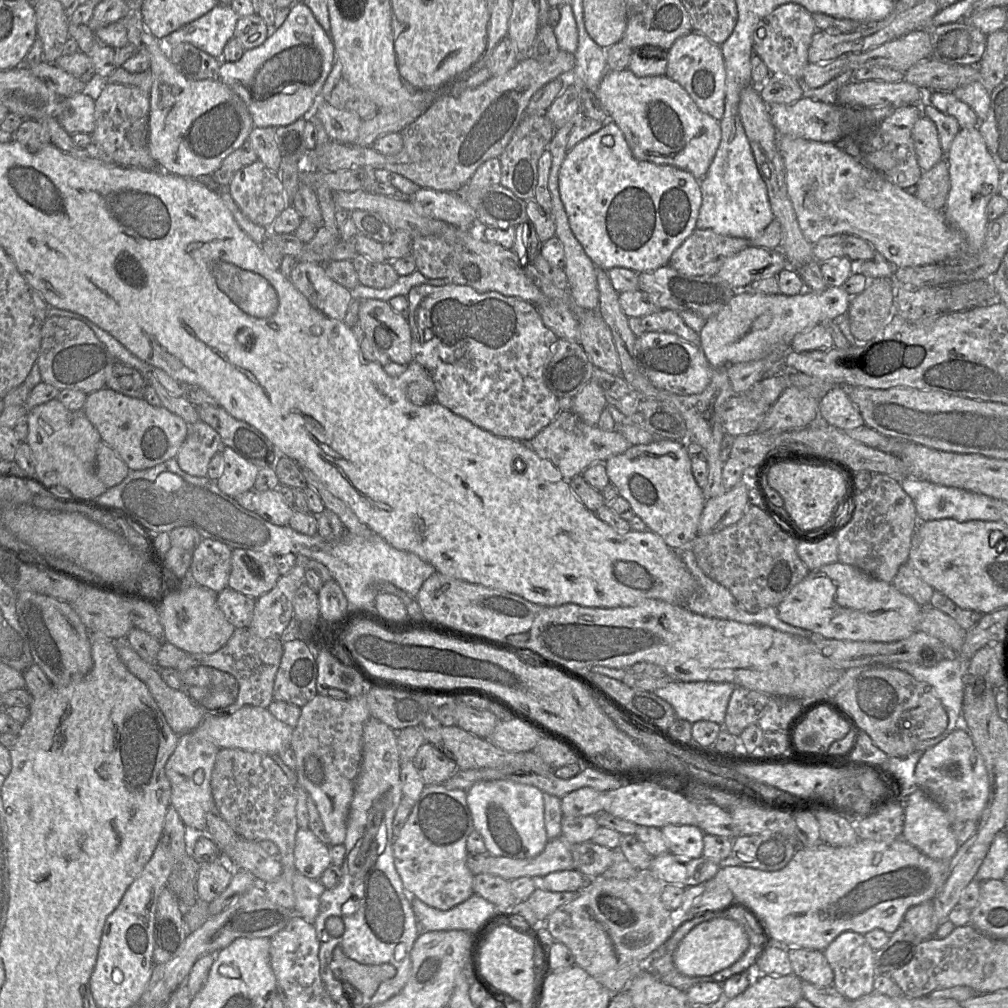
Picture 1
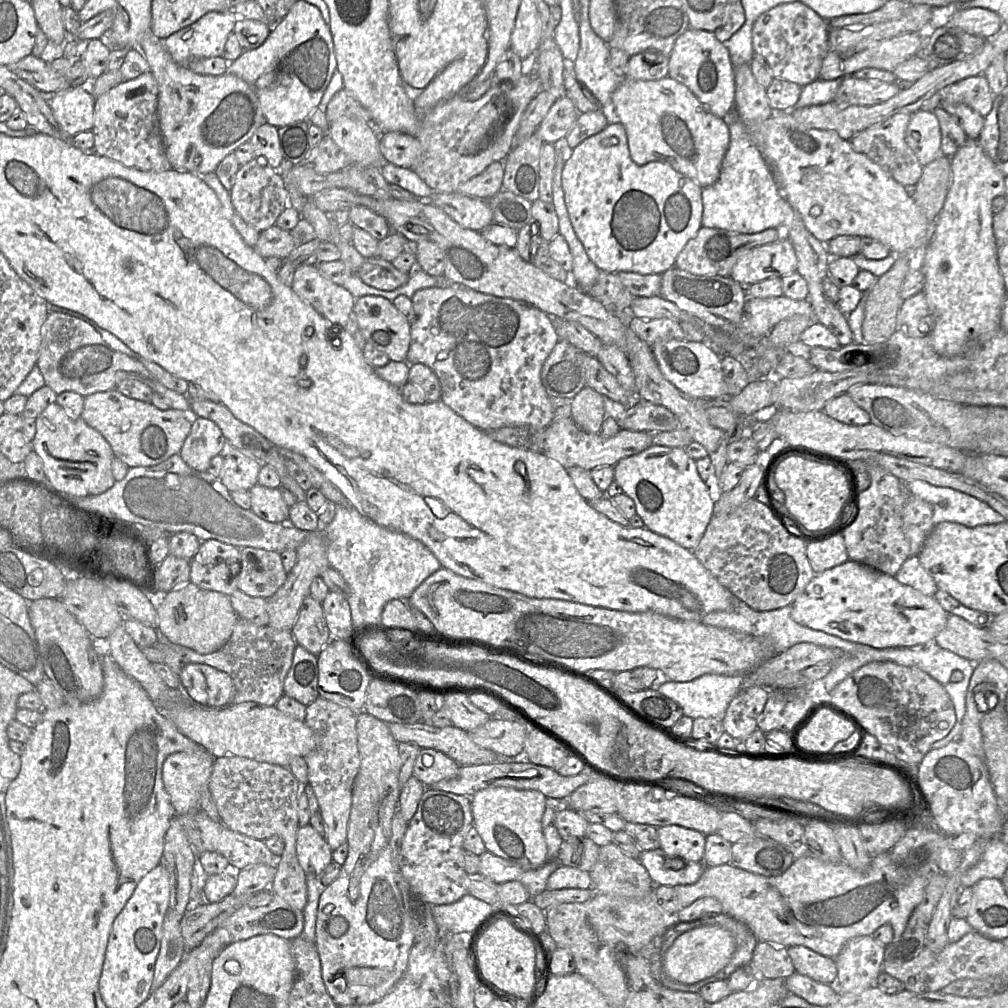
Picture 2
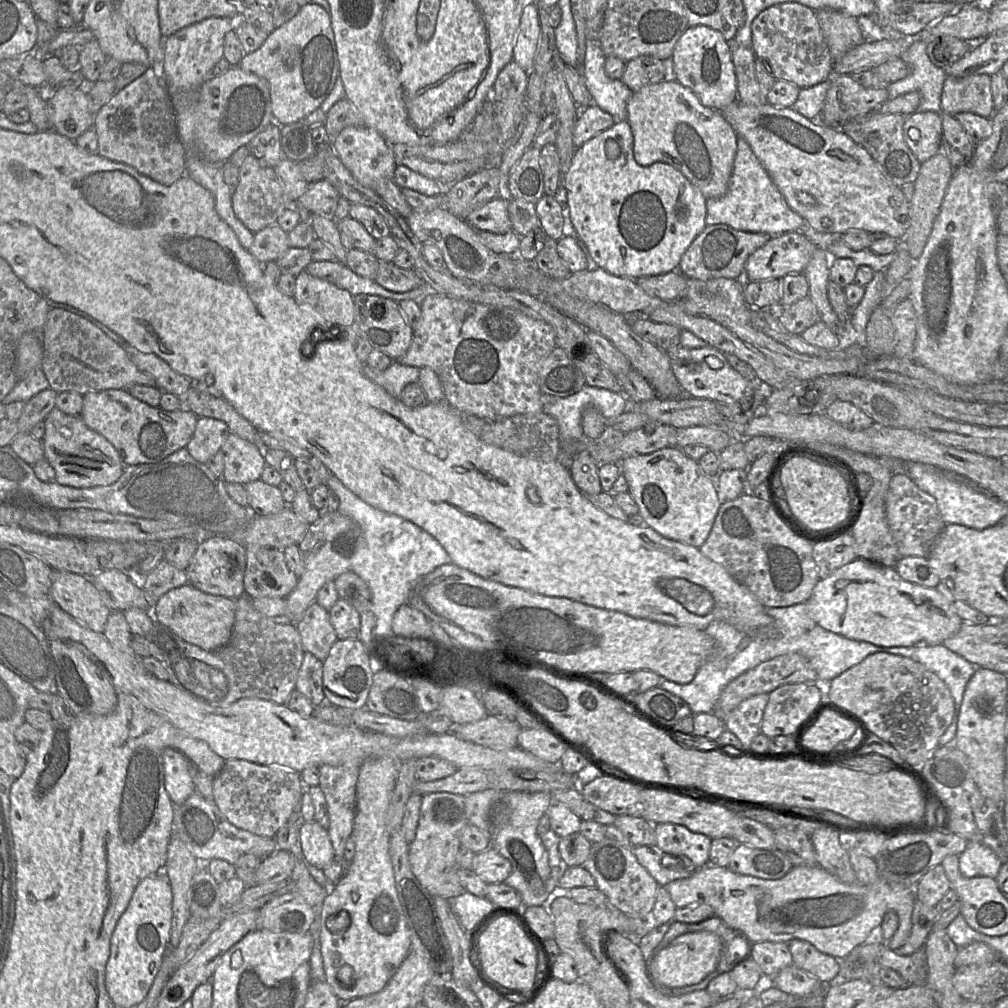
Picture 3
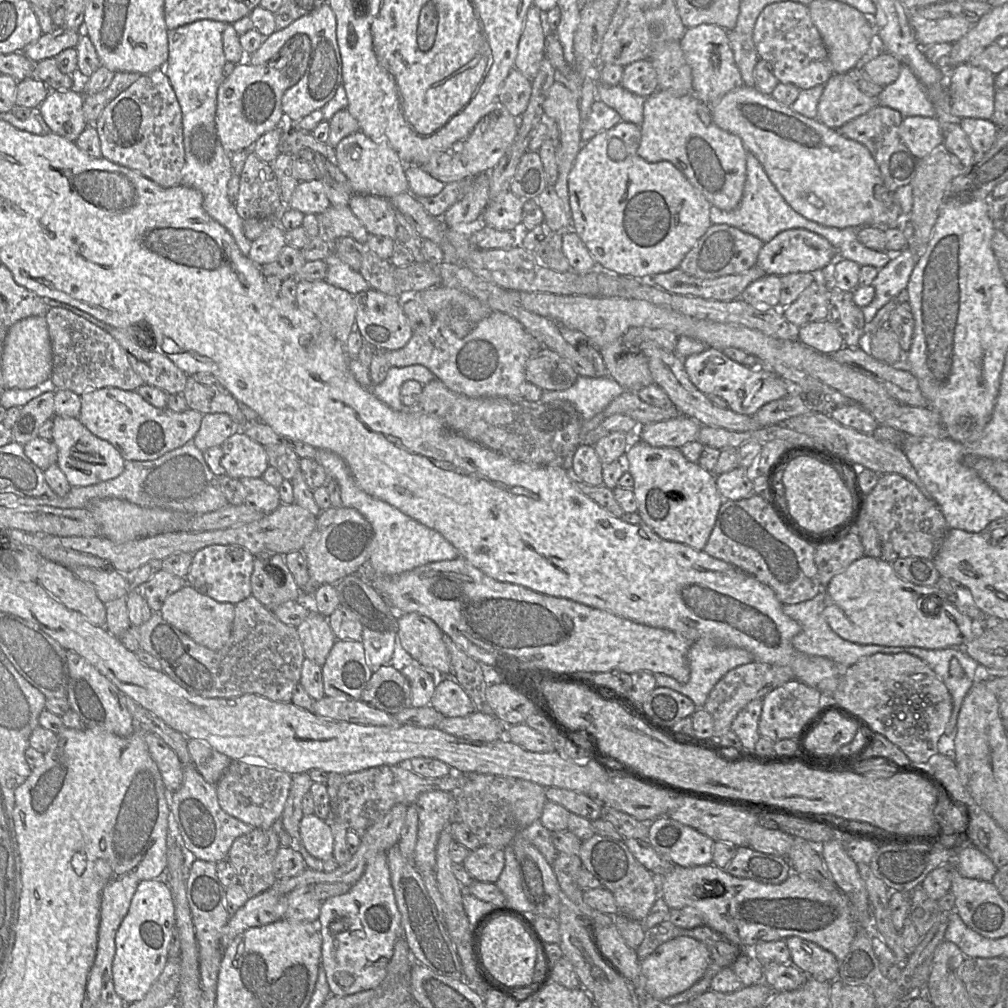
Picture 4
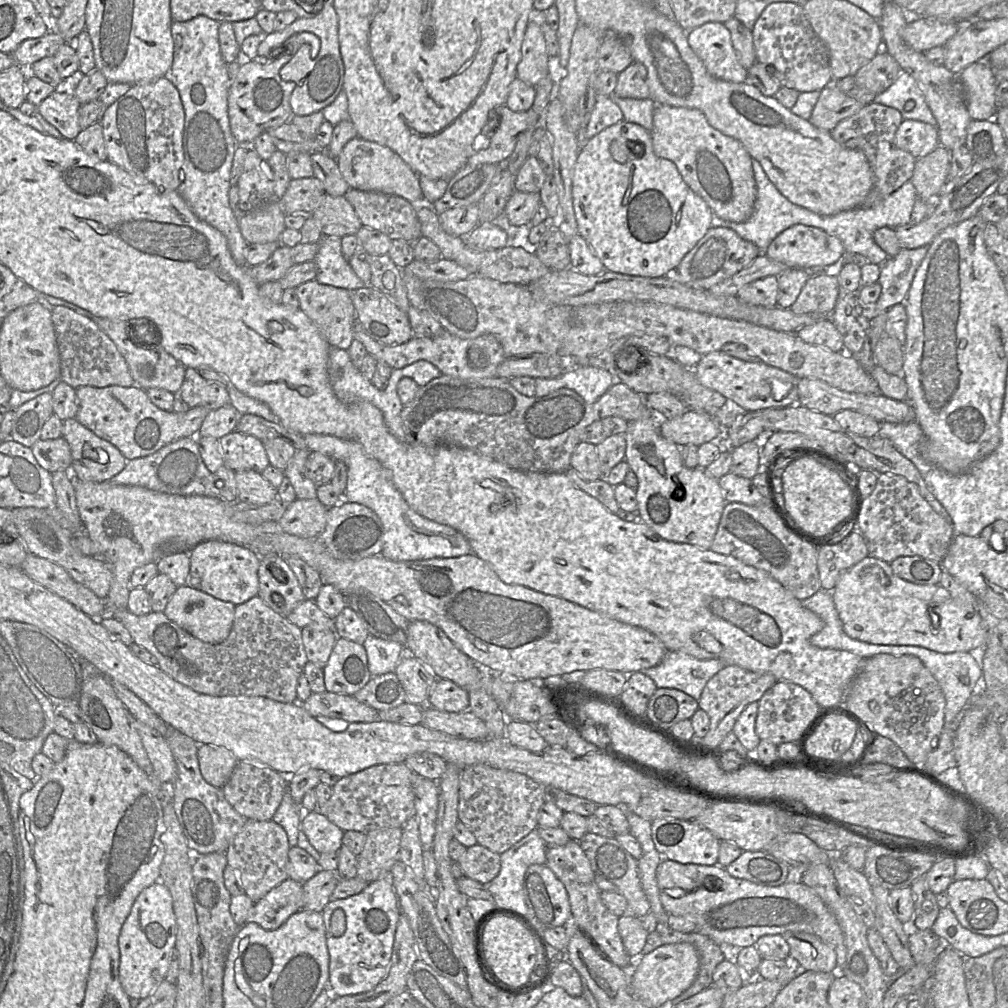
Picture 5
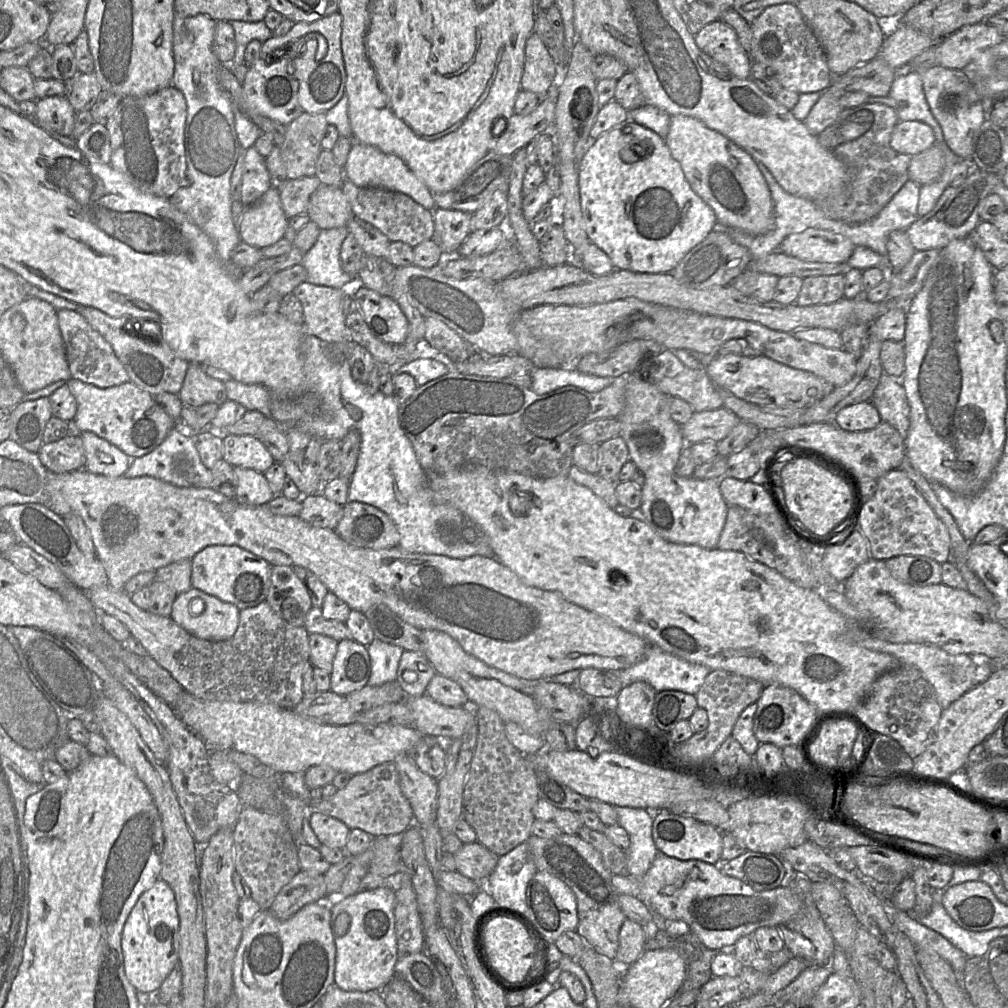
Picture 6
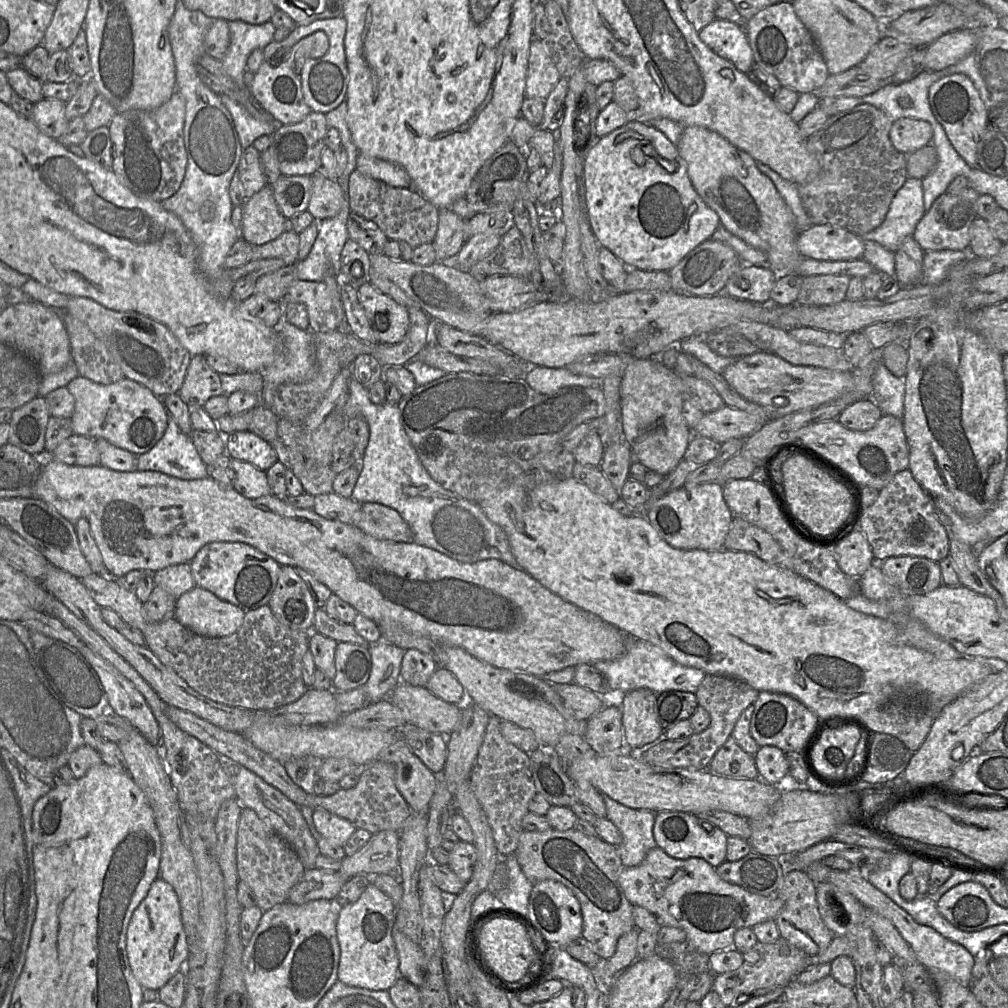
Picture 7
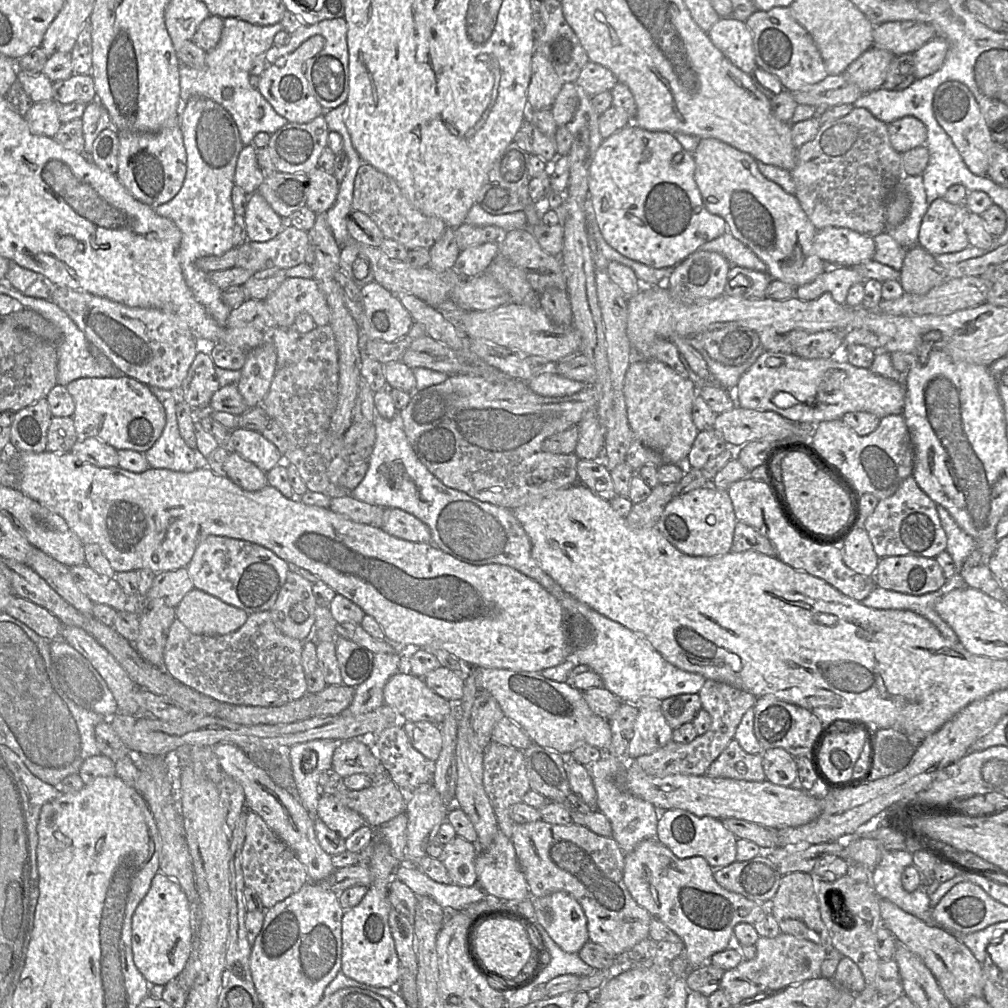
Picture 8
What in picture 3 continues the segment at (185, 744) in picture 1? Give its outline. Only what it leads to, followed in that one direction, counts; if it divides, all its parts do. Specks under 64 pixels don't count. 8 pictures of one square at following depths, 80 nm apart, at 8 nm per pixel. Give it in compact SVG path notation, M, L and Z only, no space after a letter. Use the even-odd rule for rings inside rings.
M173 748L162 751L165 789L173 805L184 803L195 792L190 760Z

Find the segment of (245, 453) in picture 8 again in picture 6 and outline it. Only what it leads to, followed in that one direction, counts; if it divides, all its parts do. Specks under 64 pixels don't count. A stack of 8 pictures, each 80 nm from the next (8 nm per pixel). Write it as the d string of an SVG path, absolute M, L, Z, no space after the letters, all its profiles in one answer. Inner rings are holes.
M250 435L222 436L222 459L232 467L253 469L264 473L275 462L263 443Z

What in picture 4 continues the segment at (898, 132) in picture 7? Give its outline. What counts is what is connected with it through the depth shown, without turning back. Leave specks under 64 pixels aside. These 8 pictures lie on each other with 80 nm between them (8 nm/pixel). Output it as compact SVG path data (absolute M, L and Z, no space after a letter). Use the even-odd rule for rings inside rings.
M906 117L898 132L901 141L918 160L930 155L943 144L943 125L936 117Z

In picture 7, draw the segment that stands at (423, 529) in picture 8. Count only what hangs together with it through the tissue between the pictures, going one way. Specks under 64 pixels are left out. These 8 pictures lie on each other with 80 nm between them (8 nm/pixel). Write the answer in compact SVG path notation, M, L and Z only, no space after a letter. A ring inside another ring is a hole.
M362 503L353 525L376 539L413 542L408 523L396 510L379 503Z

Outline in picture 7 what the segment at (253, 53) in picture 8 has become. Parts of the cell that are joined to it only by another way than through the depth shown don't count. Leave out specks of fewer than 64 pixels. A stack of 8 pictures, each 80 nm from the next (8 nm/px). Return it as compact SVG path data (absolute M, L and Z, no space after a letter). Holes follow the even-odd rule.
M241 20L228 21L228 26L230 44L221 64L238 87L248 89L243 81L248 56L255 49L263 50L274 40L276 27L270 21L255 25ZM219 95L222 103L230 112L241 147L246 149L253 145L253 142L262 135L272 136L281 126L278 122L264 122L253 118L242 106L225 95Z

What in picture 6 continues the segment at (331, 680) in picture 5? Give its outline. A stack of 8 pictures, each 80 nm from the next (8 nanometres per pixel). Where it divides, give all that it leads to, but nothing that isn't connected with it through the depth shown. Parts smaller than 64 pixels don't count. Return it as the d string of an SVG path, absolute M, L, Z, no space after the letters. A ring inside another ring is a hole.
M353 640L339 641L330 673L330 690L347 696L361 689L368 682L370 669L367 646Z

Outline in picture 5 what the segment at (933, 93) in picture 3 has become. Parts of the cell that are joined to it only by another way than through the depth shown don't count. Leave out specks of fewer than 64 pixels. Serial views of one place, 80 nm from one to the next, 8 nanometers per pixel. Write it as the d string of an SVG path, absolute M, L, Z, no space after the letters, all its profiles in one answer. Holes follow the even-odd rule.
M902 70L896 81L877 94L872 102L897 109L903 120L919 120L937 127L922 91L913 76L906 71Z

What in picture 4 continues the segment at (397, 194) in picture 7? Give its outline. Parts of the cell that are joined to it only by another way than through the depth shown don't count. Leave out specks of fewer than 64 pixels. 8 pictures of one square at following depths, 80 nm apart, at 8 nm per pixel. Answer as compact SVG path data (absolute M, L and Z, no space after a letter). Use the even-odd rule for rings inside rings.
M352 194L349 207L368 233L396 241L395 208L390 199L373 195Z

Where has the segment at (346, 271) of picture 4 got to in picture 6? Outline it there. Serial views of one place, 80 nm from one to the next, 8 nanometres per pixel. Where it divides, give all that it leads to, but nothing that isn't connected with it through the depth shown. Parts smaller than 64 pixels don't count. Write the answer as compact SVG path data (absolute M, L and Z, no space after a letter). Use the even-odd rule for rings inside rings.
M347 227L320 230L315 244L300 263L307 271L306 282L342 290L358 284L341 267L341 246L348 234Z

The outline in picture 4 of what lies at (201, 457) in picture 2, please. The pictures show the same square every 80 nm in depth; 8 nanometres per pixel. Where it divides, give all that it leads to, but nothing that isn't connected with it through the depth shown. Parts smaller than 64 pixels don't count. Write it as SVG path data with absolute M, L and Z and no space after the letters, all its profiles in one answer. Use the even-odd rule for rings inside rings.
M225 413L203 414L199 430L192 442L201 452L204 452L210 447L221 446L238 430L237 424Z

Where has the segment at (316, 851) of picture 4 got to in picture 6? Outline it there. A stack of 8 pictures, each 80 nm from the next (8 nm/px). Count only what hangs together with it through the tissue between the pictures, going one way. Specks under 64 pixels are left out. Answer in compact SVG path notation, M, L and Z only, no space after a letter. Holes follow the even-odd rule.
M313 812L310 826L320 843L330 848L345 849L350 828L342 821L329 815Z

